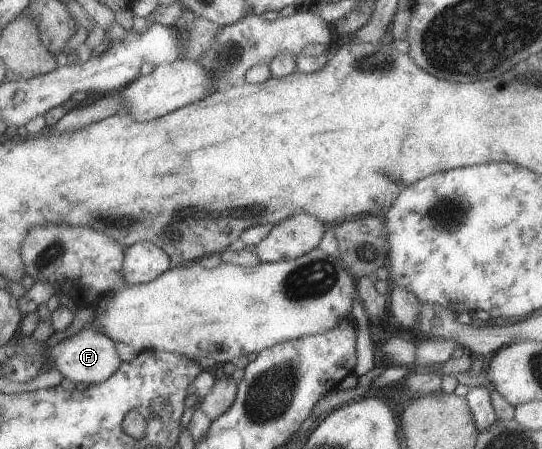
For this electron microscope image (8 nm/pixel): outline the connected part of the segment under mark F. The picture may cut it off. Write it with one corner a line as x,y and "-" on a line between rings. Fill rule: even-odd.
87,327
75,336
62,340
51,349
51,354
53,354
53,368
59,370
64,378
68,378
80,387
97,385
108,380
122,364
116,349
116,342

